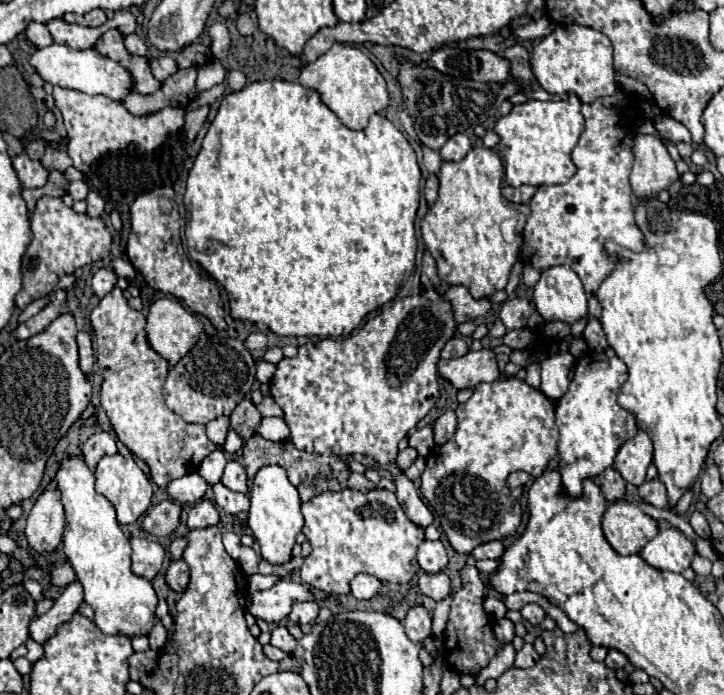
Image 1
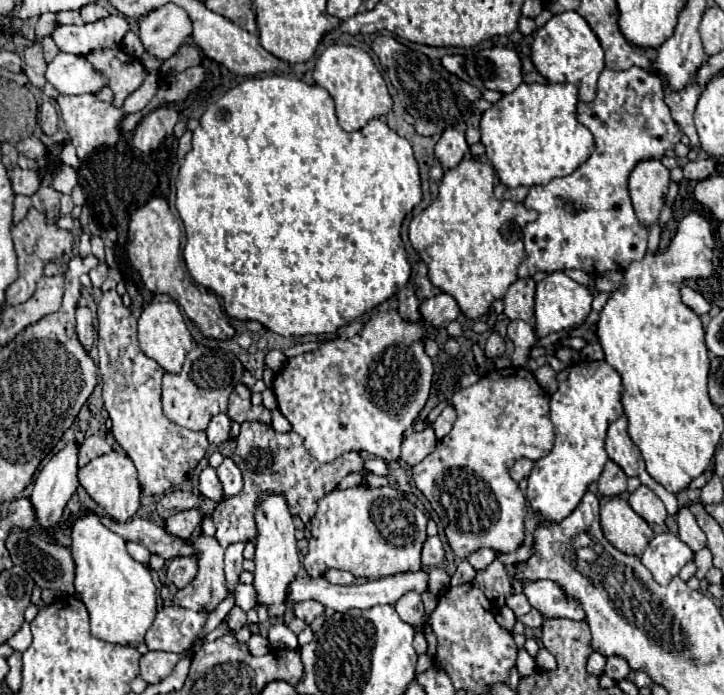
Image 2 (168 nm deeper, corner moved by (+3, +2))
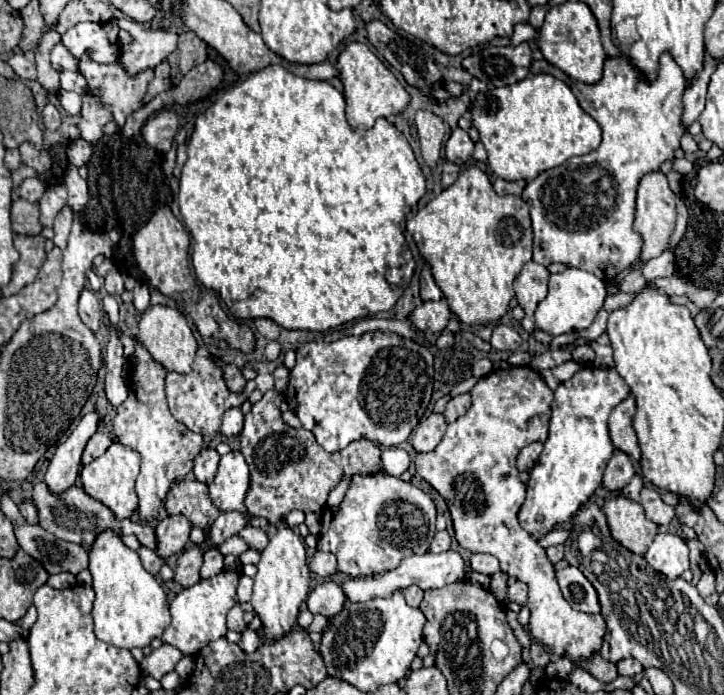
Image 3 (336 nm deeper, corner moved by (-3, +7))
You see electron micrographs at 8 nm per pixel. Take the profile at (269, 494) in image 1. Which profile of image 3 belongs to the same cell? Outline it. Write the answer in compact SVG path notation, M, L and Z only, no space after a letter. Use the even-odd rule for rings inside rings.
M280 525L276 535L270 537L268 547L262 551L262 559L258 563L258 573L254 577L254 593L252 593L252 607L254 613L262 621L264 635L272 641L278 641L284 633L296 627L296 619L300 613L300 605L308 597L310 589L310 569L306 561L306 545L304 539L292 531L290 527Z

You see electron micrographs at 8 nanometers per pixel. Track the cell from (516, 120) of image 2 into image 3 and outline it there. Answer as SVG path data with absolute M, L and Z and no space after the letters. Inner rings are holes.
M546 73L478 93L470 109L472 125L478 129L480 141L488 151L488 165L494 175L506 181L530 181L574 155L590 153L602 141L600 125L580 107L570 87Z

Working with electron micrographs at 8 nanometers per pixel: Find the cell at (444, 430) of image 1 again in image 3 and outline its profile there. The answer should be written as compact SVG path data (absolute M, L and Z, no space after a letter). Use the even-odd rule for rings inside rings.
M462 393L462 395L456 395L448 401L446 405L446 411L444 411L444 417L448 423L456 421L458 417L462 417L470 407L470 393Z

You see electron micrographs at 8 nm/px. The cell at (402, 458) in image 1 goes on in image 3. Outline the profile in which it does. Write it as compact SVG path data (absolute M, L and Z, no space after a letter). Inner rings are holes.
M432 413L428 419L424 419L412 433L412 447L418 453L434 451L436 445L442 441L446 433L446 421L442 413Z

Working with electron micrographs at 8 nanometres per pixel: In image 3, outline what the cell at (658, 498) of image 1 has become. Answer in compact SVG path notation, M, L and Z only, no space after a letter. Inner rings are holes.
M644 487L642 489L642 497L640 497L640 505L644 507L644 513L650 521L654 521L660 527L670 525L670 521L674 519L674 507L666 505L660 495L656 493L656 489Z

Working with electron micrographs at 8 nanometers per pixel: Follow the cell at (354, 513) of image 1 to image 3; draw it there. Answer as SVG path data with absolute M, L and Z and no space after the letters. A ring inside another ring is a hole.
M378 471L374 475L354 475L346 489L346 495L340 507L332 513L332 519L324 523L324 529L318 535L318 549L330 551L338 559L338 571L356 579L356 577L372 577L396 569L400 561L408 555L422 555L428 551L428 545L436 533L436 505L434 501L416 485L402 481L400 477L388 475L386 471Z

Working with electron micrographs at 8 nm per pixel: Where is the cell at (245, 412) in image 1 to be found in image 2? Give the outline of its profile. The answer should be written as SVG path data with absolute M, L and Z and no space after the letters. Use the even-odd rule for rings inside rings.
M238 384L228 404L228 418L238 424L244 424L244 422L270 424L270 410L266 410L264 406L252 406L250 390L244 384Z

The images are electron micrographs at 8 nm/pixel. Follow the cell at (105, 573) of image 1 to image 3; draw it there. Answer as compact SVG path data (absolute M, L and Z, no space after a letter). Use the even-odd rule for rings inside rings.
M114 531L100 533L90 549L90 573L94 577L92 589L96 591L92 617L94 633L100 641L122 649L144 649L152 639L160 639L170 625L168 601L162 585L150 575L136 551L128 549Z

